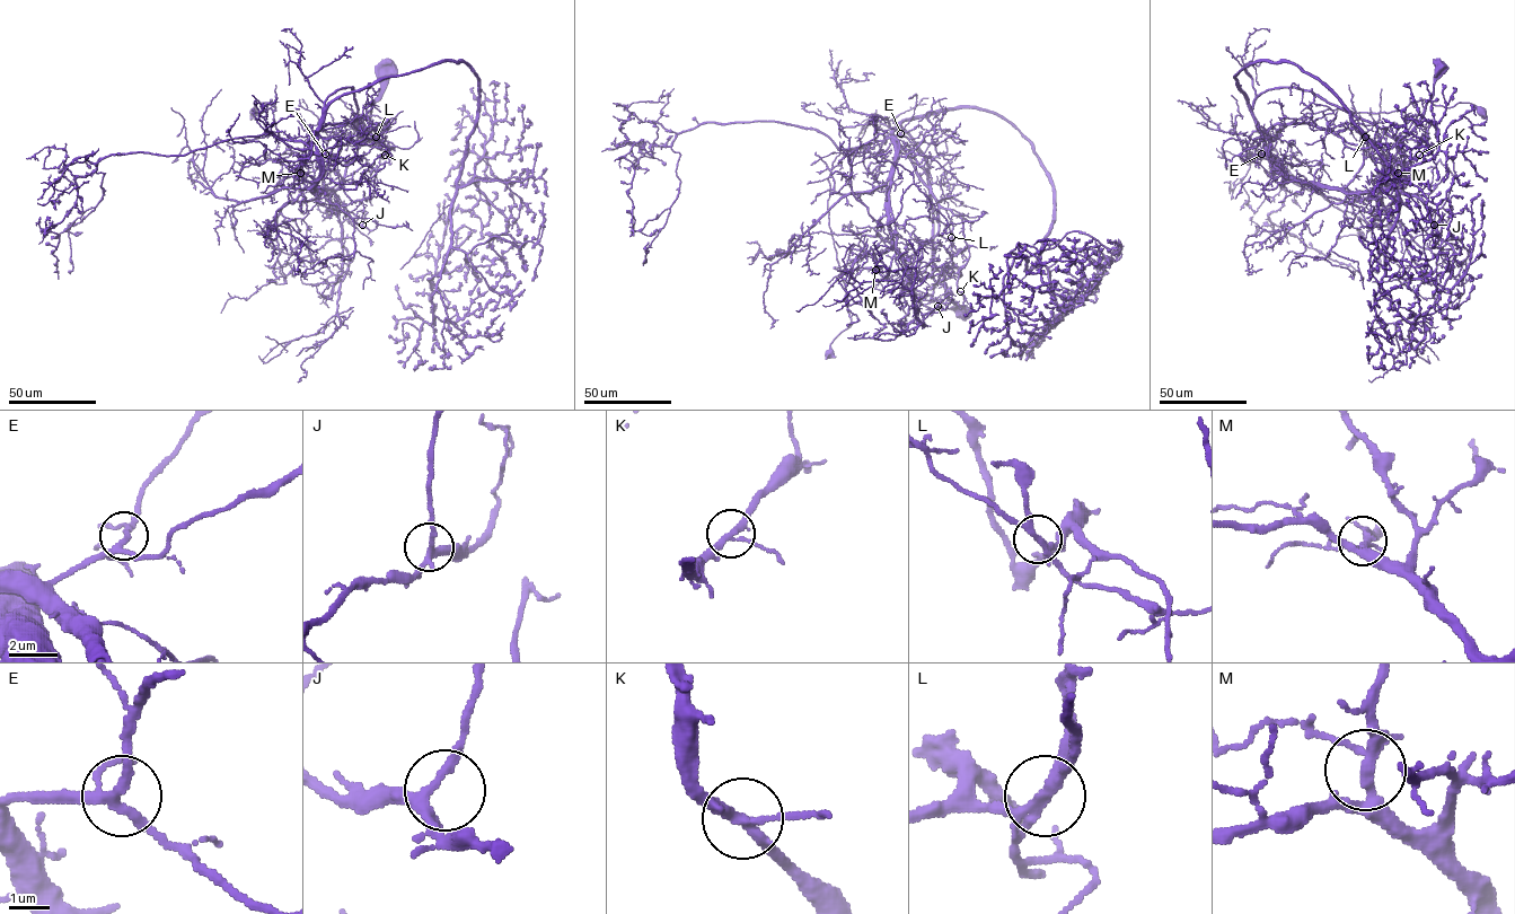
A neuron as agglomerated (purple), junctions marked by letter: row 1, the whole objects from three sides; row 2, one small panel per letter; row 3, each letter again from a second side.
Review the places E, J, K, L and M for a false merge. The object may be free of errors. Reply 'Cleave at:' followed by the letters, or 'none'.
Cleave at: L

